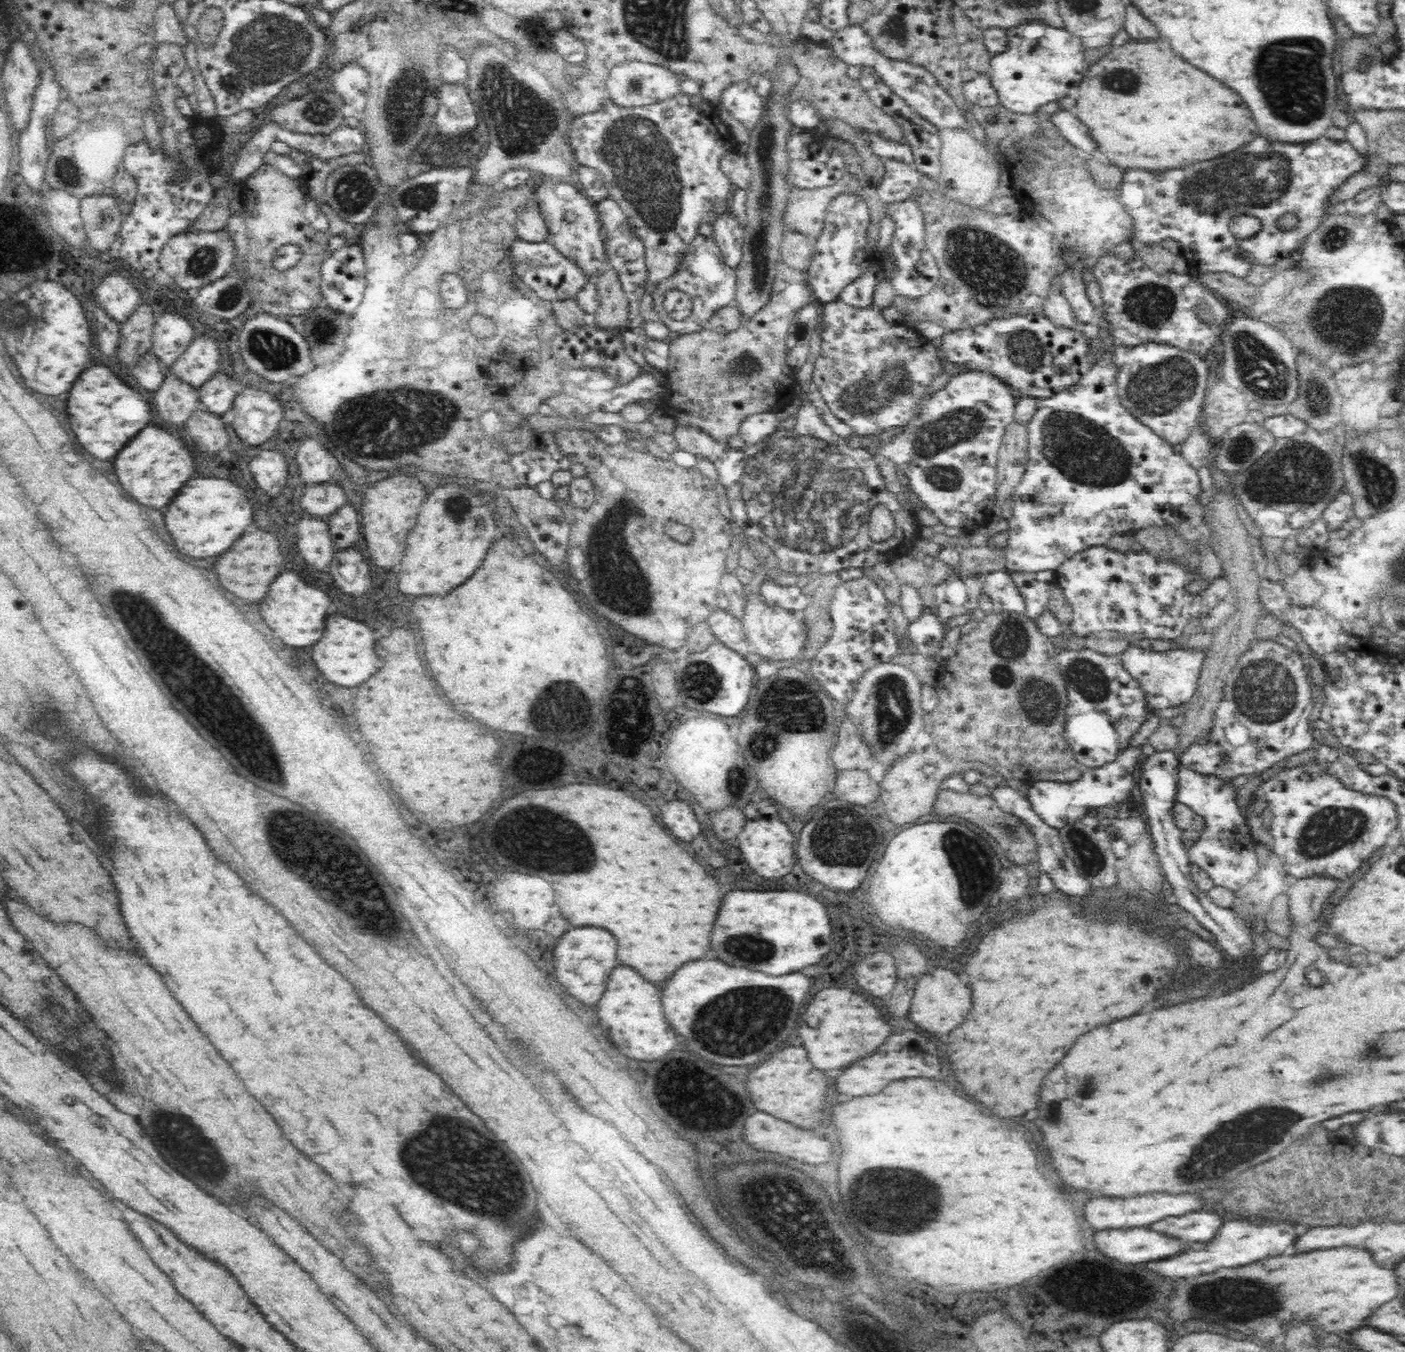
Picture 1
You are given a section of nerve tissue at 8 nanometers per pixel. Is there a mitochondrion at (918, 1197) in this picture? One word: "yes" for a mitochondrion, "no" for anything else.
yes

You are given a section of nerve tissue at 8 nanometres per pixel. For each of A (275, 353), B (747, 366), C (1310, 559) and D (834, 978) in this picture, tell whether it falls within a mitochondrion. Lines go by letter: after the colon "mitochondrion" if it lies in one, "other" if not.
A: mitochondrion
B: mitochondrion
C: other
D: other

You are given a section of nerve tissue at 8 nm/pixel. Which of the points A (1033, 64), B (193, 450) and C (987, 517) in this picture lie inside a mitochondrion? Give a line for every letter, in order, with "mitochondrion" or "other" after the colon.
A: other
B: other
C: other

